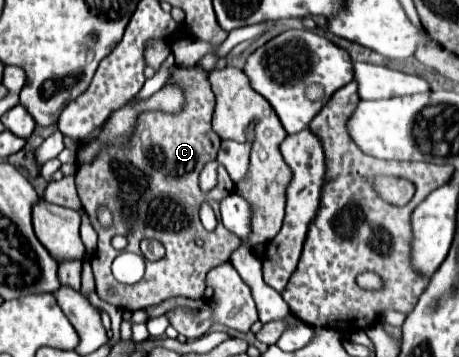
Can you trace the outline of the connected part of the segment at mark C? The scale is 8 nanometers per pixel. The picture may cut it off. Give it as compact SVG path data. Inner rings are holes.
M172 65L166 83L182 87L186 99L182 111L144 111L144 115L138 115L132 143L128 143L128 147L108 147L108 151L100 151L92 163L80 163L76 169L76 187L82 207L88 211L98 233L98 247L90 259L96 277L96 293L102 301L128 311L146 309L178 295L202 299L206 273L216 265L226 263L232 251L240 247L240 239L220 223L220 217L214 231L206 231L198 219L202 201L208 201L210 207L218 211L220 201L234 191L234 183L224 167L218 167L218 185L212 191L202 193L198 187L202 167L208 161L214 161L220 149L220 137L212 131L216 101L208 83L208 71L198 65ZM98 207L106 207L112 213L110 227L98 225ZM114 235L124 235L128 239L126 251L138 251L138 241L146 237L158 239L164 245L166 255L160 261L146 261L146 273L138 283L116 283L110 271L110 265L118 255L110 245ZM196 237L204 241L202 247L194 245ZM110 289L114 293L108 293Z

